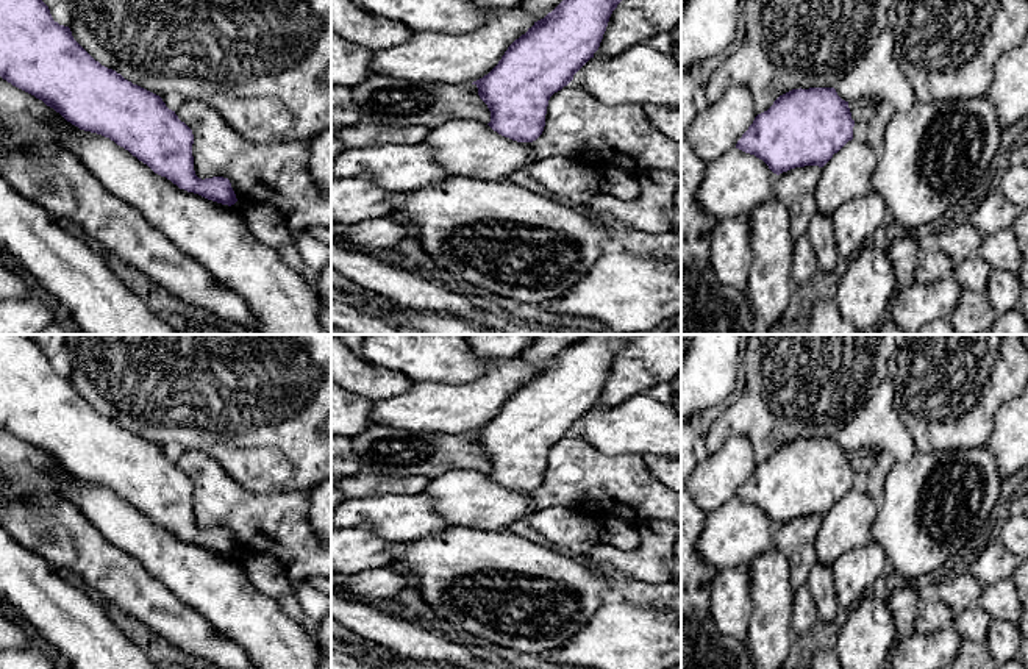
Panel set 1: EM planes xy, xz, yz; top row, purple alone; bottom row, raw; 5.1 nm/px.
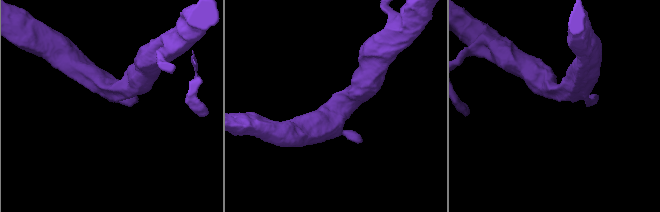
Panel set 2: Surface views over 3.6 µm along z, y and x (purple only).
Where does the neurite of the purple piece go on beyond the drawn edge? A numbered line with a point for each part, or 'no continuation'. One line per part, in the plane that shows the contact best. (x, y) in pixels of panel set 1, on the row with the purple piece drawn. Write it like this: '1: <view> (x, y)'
no continuation

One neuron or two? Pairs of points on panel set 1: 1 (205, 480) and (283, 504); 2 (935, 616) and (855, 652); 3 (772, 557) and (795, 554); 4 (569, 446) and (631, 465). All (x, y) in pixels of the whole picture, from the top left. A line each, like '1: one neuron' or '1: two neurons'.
1: one neuron
2: two neurons
3: two neurons
4: one neuron

